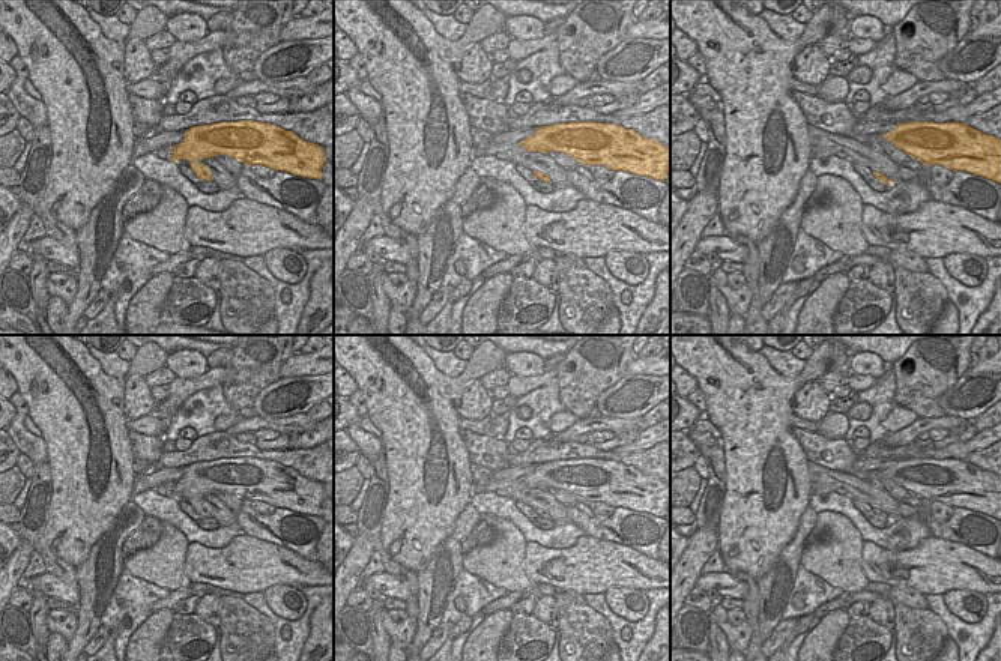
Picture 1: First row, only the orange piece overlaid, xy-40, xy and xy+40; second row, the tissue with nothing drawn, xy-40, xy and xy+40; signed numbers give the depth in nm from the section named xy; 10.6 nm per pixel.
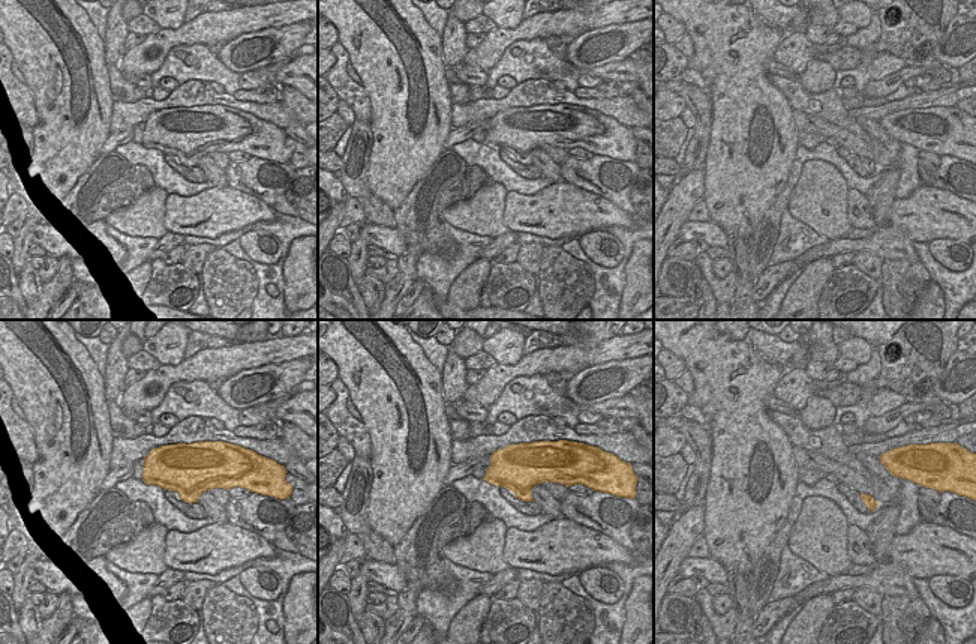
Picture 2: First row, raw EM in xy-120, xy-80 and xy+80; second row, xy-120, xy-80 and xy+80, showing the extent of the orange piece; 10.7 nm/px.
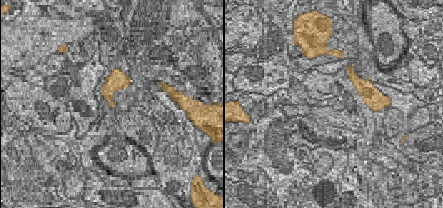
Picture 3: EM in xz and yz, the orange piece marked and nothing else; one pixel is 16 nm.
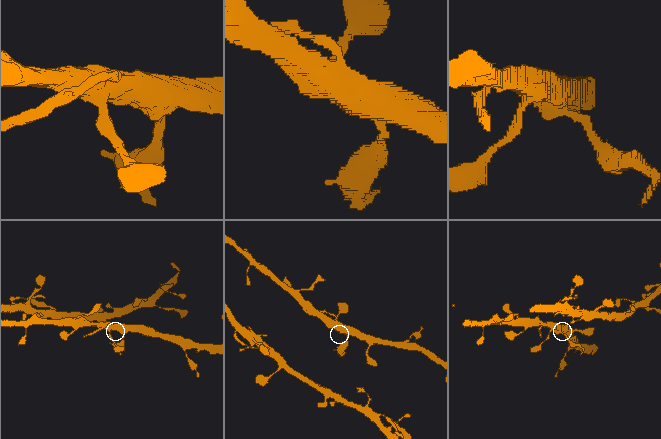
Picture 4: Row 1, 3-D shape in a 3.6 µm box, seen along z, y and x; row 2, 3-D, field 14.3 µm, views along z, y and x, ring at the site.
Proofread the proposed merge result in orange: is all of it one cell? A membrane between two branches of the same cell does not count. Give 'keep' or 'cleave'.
cleave

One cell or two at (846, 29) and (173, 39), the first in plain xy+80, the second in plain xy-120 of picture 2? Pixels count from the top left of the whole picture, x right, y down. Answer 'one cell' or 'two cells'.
one cell

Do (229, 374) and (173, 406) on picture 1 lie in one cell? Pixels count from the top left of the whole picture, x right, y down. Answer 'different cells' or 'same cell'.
same cell

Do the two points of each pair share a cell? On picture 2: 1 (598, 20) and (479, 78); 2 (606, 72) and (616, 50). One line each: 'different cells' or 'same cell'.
1: different cells
2: different cells

